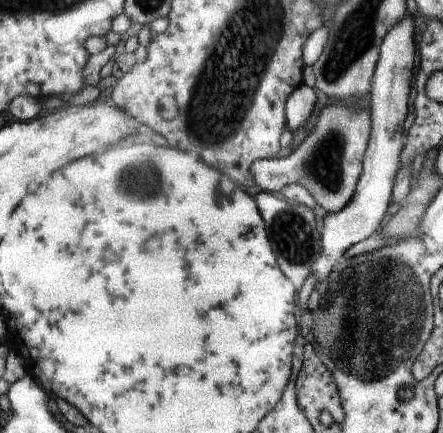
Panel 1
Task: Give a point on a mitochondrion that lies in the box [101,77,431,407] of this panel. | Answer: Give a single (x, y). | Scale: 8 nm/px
(378, 308)

